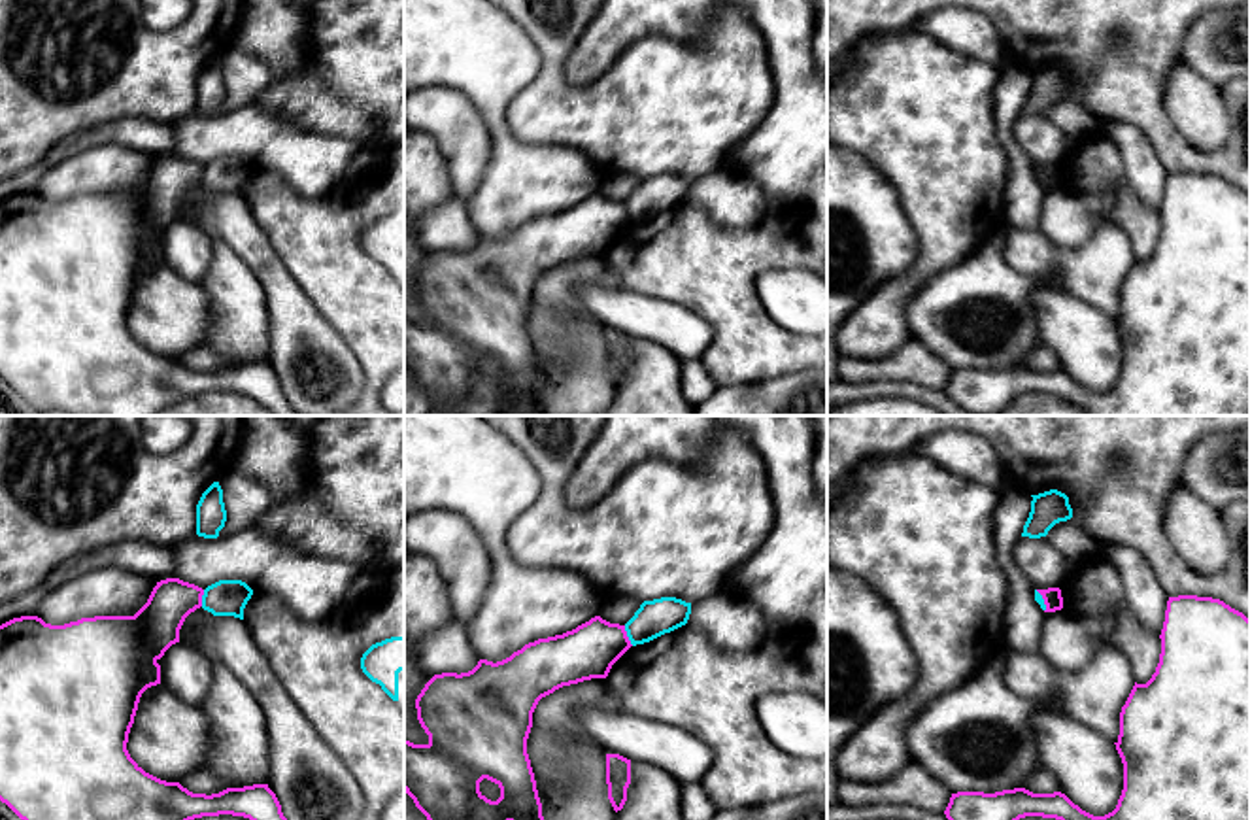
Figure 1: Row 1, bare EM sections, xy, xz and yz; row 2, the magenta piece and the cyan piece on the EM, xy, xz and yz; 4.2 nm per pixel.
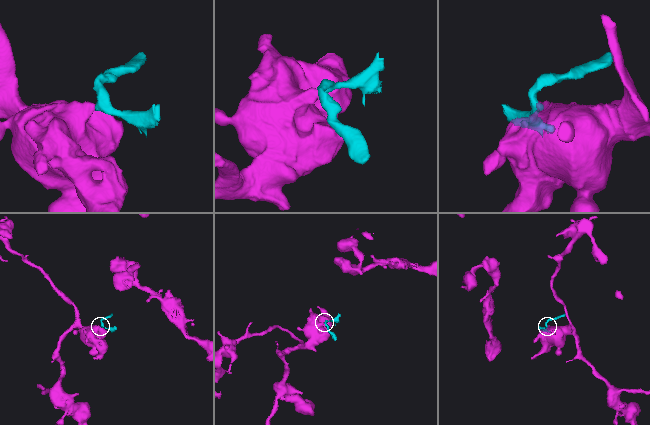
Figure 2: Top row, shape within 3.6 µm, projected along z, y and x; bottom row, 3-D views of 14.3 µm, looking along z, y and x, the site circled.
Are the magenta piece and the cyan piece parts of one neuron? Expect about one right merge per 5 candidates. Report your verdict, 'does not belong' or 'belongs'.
does not belong

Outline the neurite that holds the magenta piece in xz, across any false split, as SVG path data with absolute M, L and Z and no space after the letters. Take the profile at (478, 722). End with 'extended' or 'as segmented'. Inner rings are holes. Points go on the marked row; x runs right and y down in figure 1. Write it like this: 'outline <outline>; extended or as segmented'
outline M595 616L572 631L529 642L521 650L514 652L510 658L506 658L502 661L493 663L487 659L480 659L478 665L468 673L434 675L425 684L425 688L421 690L421 693L415 699L417 720L419 720L421 727L425 729L425 733L429 735L429 743L427 744L414 744L414 743L404 739L404 792L414 799L415 807L427 816L427 820L544 820L534 773L532 773L531 760L527 754L527 739L529 739L529 733L532 727L532 712L542 697L553 693L555 690L559 690L563 686L578 684L578 682L591 680L591 678L606 678L612 665L631 646L633 644L627 637L625 625L610 624L610 622L602 620L600 616ZM483 778L495 782L500 788L500 797L497 801L487 799L480 792L480 782Z; as segmented

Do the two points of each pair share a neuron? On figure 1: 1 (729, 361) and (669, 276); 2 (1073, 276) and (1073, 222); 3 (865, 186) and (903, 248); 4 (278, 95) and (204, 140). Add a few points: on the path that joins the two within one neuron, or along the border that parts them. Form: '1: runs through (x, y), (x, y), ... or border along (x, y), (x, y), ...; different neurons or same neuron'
1: runs through (729, 337), (729, 324), (693, 288); same neuron
2: border along (1109, 223), (1073, 248), (1056, 246), (1037, 229); different neurons
3: runs through (865, 201), (865, 210), (888, 233); same neuron
4: border along (253, 102), (301, 125); different neurons

